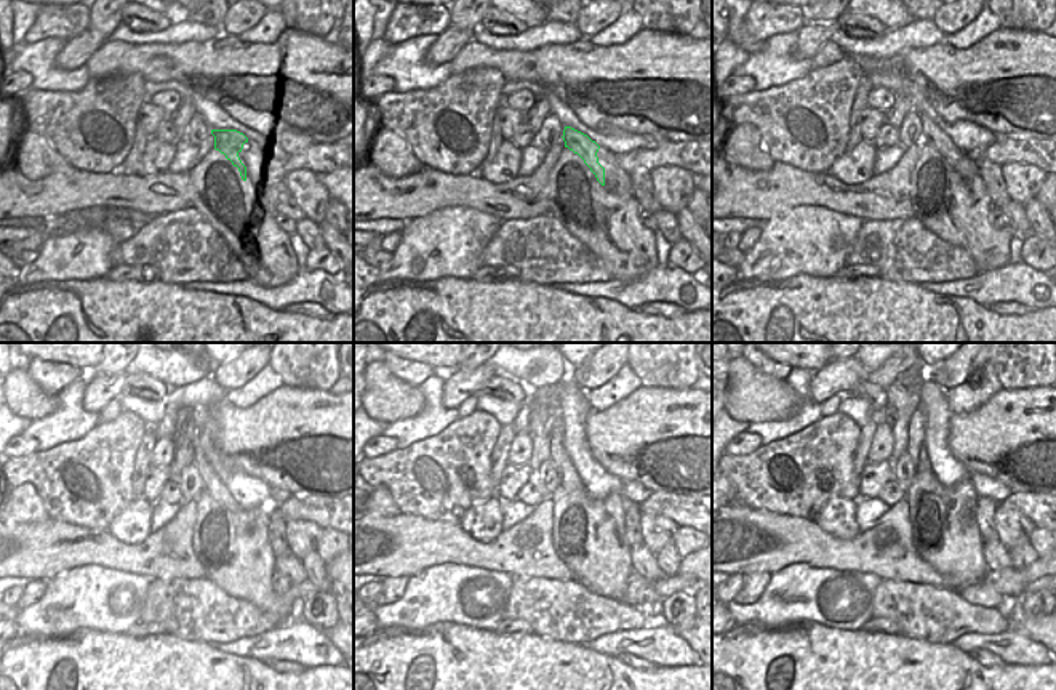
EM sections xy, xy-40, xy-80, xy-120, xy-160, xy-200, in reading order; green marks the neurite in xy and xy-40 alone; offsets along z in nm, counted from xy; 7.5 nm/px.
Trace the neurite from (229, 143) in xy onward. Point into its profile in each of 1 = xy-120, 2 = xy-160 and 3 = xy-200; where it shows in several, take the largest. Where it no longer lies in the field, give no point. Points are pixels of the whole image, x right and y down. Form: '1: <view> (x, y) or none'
1: xy-120 (213, 485)
2: xy-160 (568, 476)
3: xy-200 (925, 465)

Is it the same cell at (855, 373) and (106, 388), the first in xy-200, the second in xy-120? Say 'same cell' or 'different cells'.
same cell

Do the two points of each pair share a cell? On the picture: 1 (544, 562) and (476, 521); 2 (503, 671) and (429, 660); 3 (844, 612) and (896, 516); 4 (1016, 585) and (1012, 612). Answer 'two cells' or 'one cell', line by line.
1: two cells
2: one cell
3: two cells
4: two cells

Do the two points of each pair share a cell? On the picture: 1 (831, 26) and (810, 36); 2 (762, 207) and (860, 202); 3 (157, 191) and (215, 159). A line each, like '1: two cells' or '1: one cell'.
1: one cell
2: one cell
3: two cells

